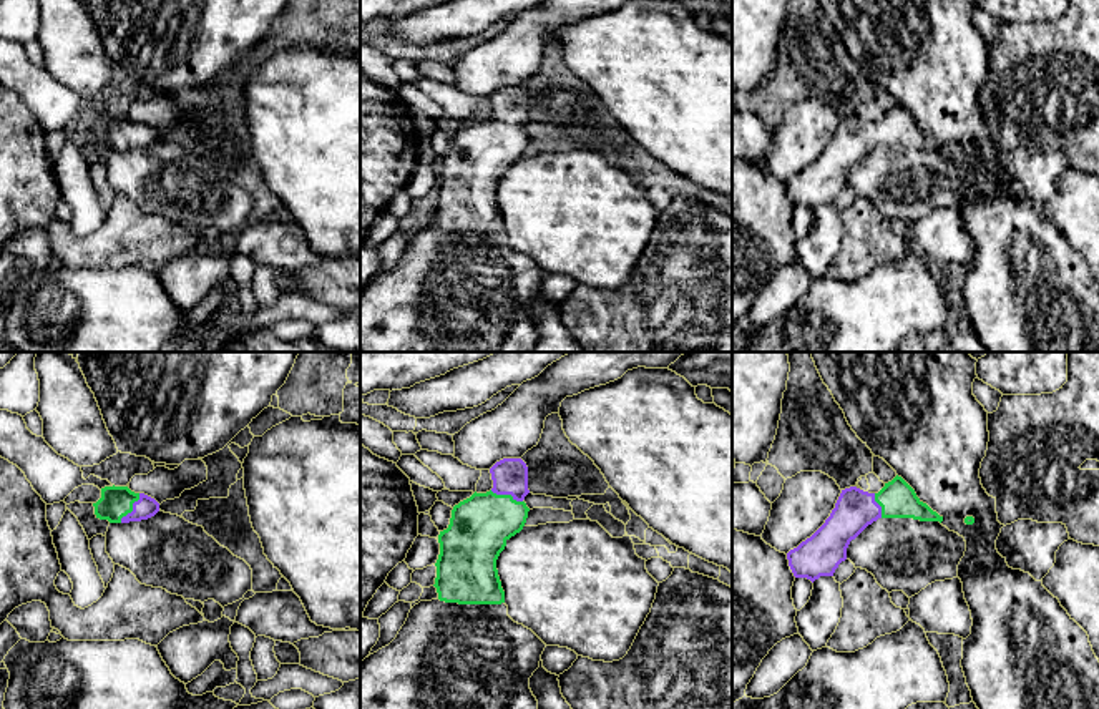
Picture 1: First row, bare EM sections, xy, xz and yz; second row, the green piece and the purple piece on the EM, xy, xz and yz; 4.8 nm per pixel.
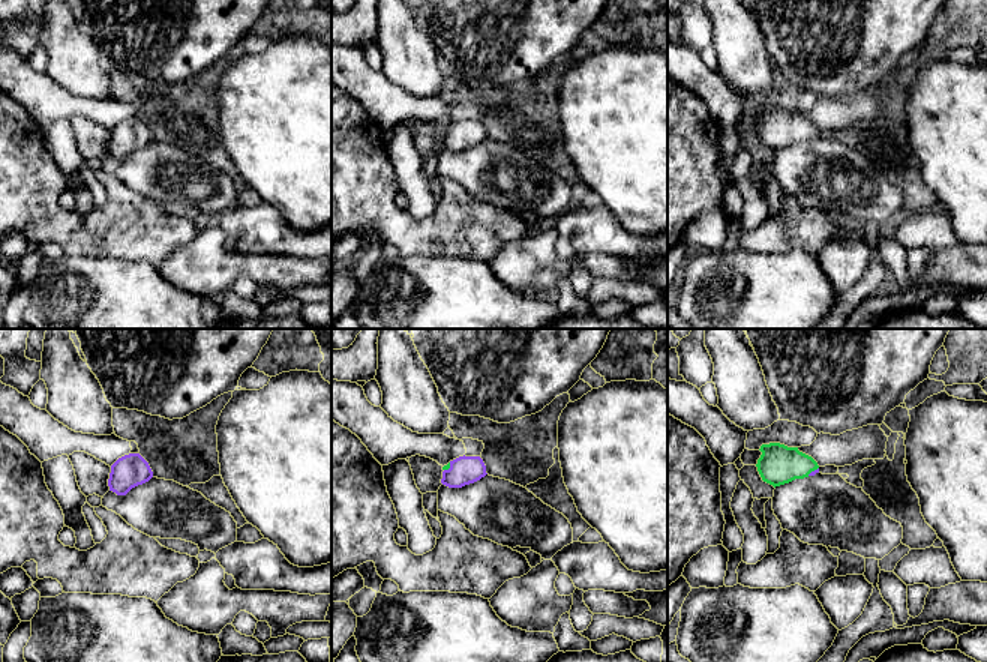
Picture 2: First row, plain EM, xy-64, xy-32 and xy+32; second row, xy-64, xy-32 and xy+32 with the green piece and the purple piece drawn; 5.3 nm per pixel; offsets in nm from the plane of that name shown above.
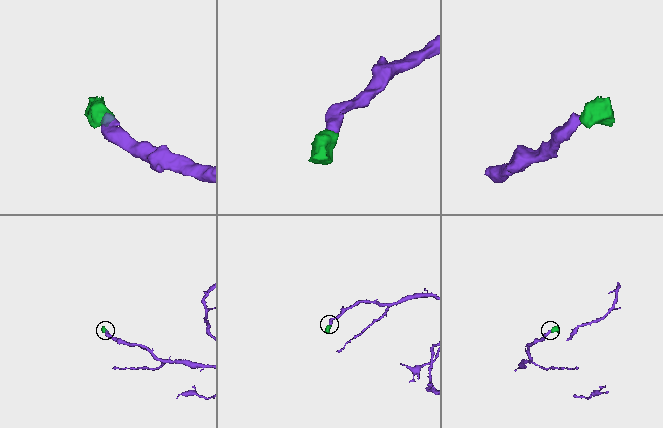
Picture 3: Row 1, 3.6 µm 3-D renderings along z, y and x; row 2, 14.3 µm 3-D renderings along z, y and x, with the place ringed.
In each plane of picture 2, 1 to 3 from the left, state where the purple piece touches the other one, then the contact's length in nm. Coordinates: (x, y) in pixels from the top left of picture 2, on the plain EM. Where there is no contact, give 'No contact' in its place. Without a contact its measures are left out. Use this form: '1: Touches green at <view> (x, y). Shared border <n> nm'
1: No contact
2: Touches green at xy-32 (449, 131). Shared border 60 nm
3: Touches green at xy+32 (812, 134). Shared border 80 nm

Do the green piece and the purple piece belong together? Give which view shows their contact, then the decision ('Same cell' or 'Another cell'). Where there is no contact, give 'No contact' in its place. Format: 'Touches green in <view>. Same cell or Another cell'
Touches green in xy. Same cell

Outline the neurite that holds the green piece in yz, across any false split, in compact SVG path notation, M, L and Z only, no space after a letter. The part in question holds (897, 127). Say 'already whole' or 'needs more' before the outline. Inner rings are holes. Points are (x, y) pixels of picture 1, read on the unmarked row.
needs more | M898 103L878 121L857 115L845 116L825 151L787 181L794 204L812 211L820 204L833 204L838 193L847 188L850 169L878 146L943 149L943 144L923 131Z

